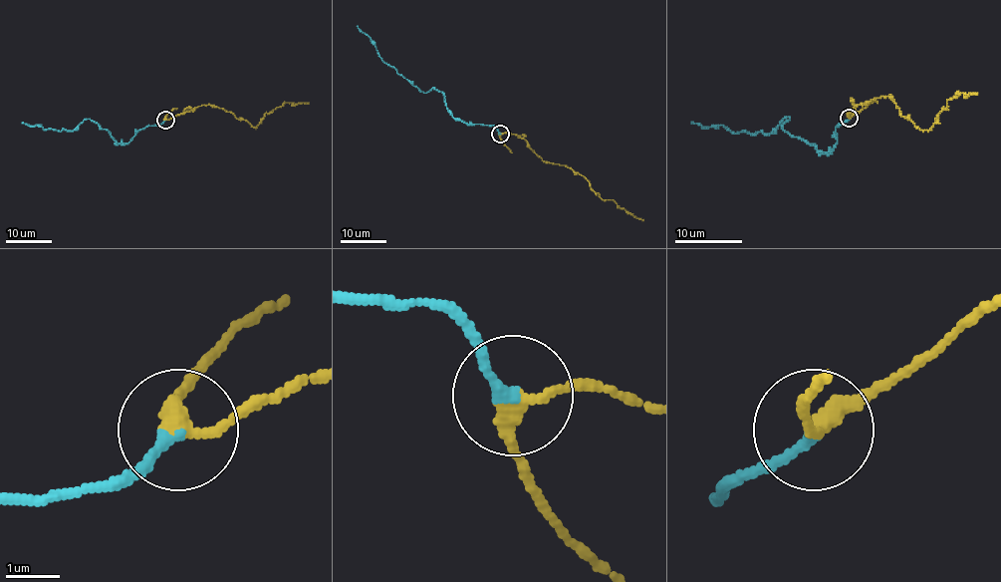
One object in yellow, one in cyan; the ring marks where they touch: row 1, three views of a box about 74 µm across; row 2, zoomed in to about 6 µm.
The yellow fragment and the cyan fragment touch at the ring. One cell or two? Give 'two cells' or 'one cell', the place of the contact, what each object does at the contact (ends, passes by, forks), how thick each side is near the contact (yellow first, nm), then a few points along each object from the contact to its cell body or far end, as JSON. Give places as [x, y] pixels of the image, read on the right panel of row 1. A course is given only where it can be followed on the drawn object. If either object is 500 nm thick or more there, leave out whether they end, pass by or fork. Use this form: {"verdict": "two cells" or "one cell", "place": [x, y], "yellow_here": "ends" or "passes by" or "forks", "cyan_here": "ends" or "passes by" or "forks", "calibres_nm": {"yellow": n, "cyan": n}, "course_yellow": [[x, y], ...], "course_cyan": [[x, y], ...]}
{"verdict": "two cells", "place": [849, 118], "yellow_here": "passes by", "cyan_here": "ends", "calibres_nm": {"yellow": 320, "cyan": 200}, "course_yellow": [[849, 118], [856, 107], [889, 96], [902, 117], [928, 130], [946, 108], [946, 100], [958, 93], [977, 95]], "course_cyan": [[849, 118], [837, 125], [830, 151], [783, 129], [788, 117], [769, 134], [752, 135], [691, 122]]}

